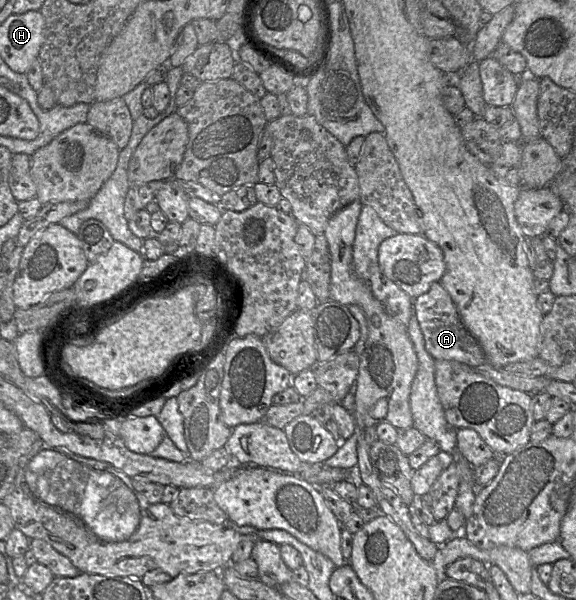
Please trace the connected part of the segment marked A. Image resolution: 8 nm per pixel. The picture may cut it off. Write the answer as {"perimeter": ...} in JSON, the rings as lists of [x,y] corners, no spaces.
{"perimeter":[[[434,282],[430,289],[413,300],[414,313],[424,336],[425,349],[435,360],[452,360],[477,368],[488,362],[478,341],[467,331],[459,316],[456,305],[441,282]]]}

